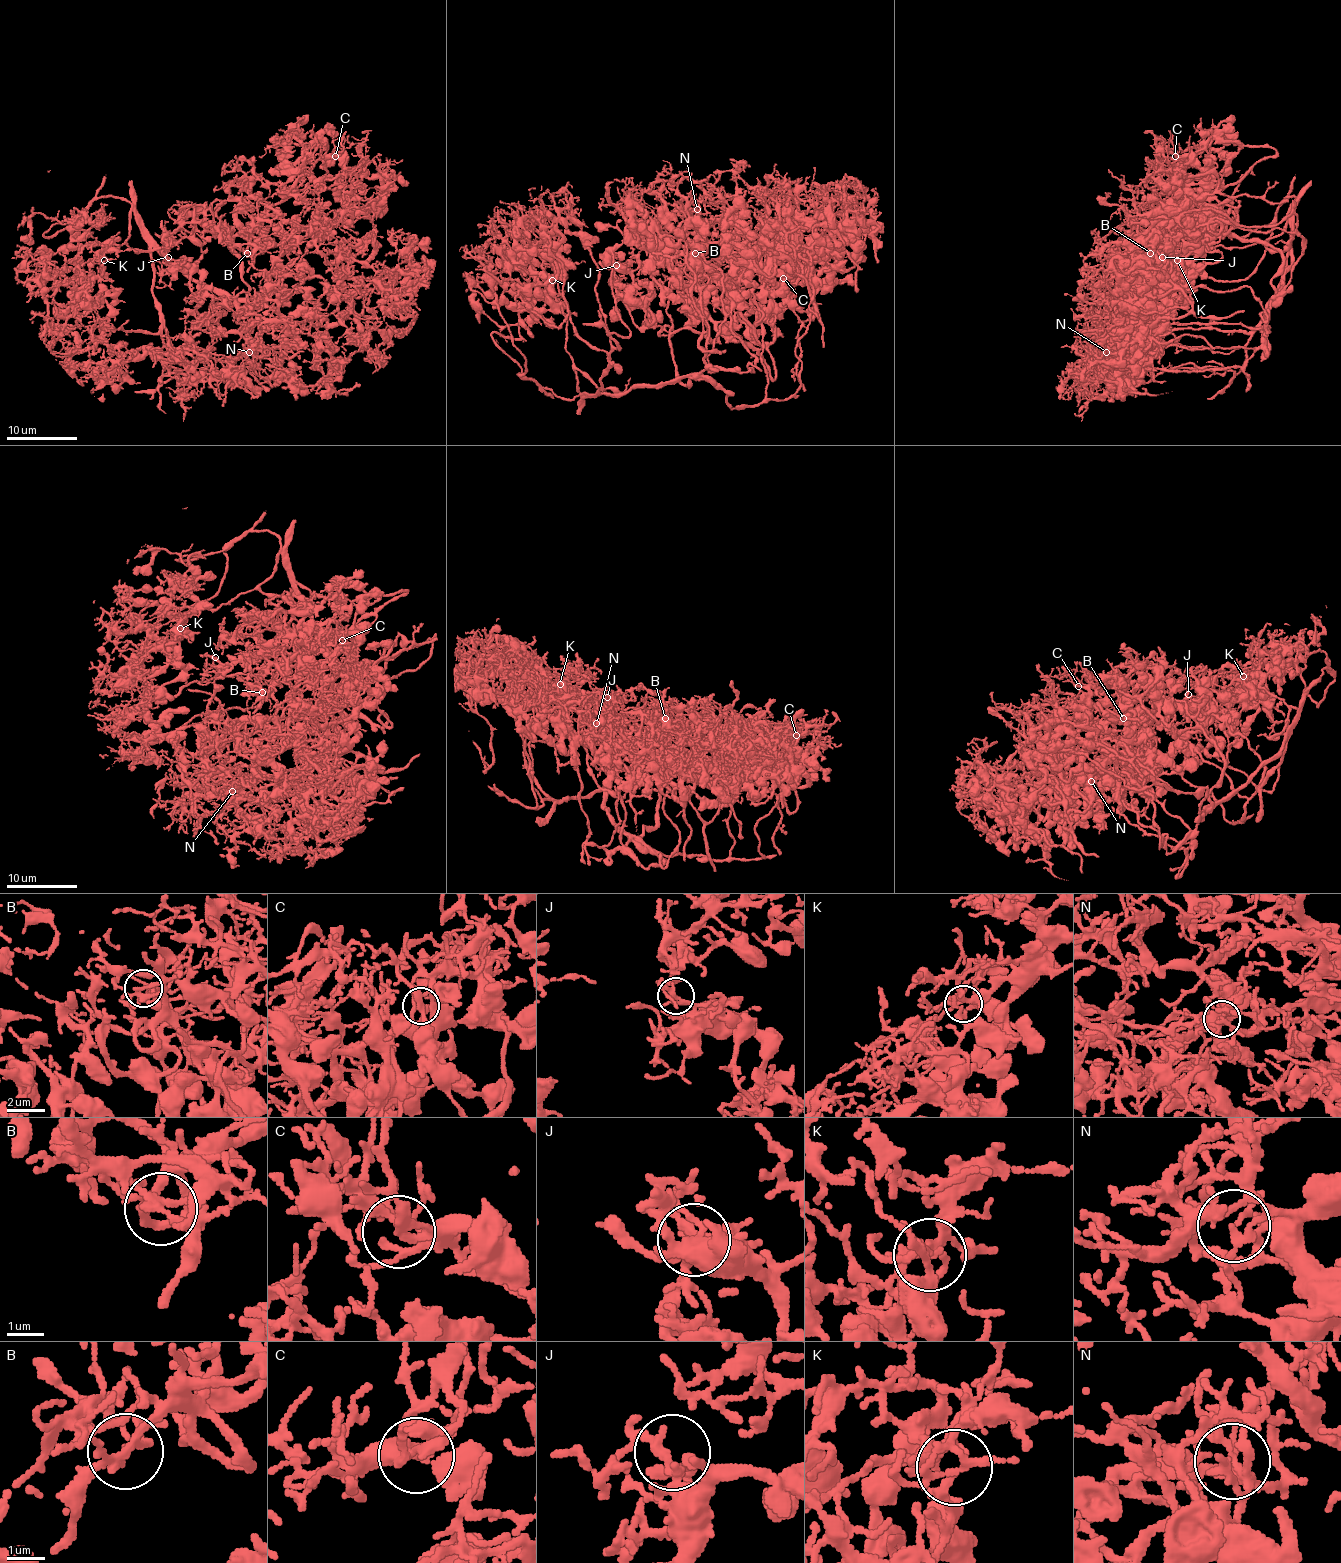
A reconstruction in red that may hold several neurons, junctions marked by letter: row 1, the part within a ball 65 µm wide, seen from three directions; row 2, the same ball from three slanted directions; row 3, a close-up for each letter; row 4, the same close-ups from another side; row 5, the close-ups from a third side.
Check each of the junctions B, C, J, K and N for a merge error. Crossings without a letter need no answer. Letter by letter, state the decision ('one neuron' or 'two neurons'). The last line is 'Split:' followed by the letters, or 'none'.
B: one neuron
C: one neuron
J: one neuron
K: one neuron
N: one neuron
Split: none

